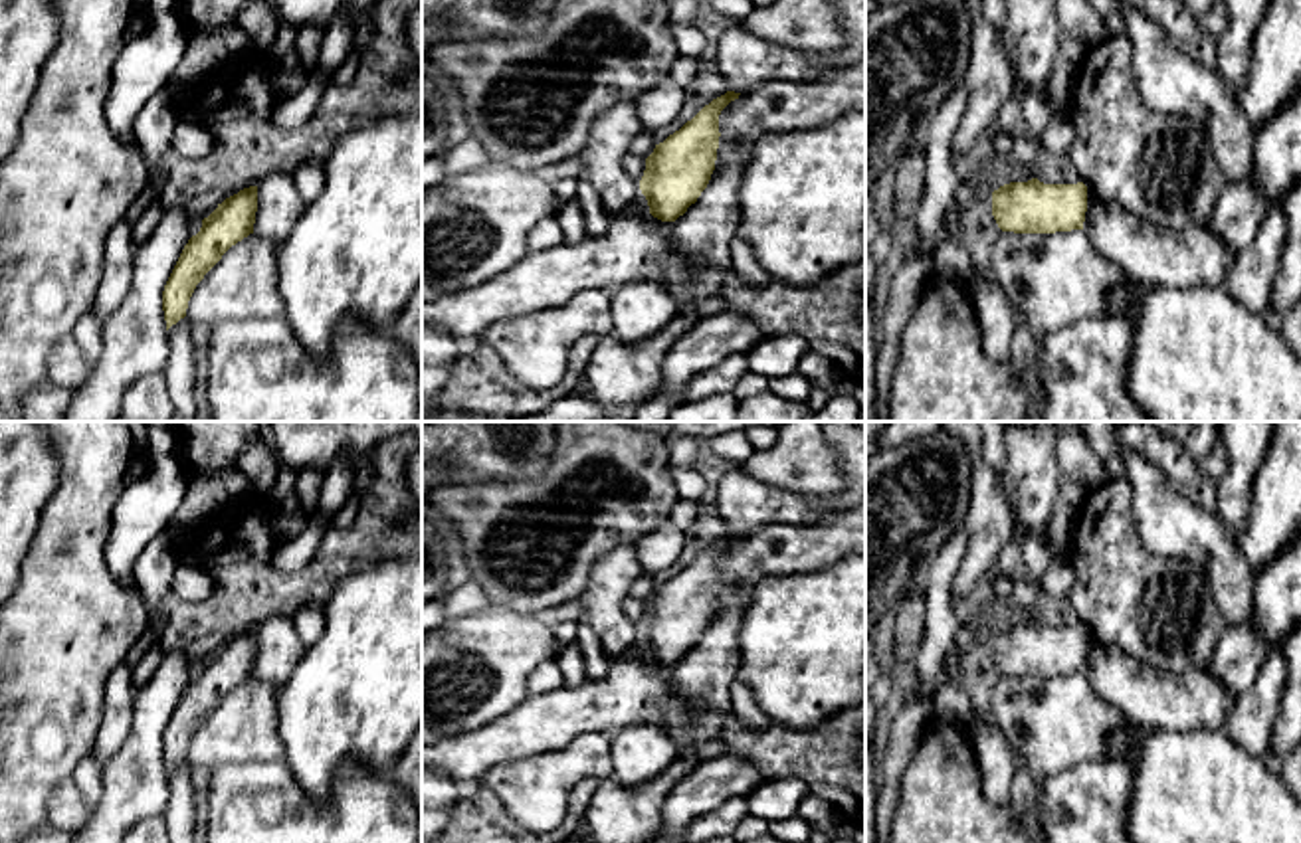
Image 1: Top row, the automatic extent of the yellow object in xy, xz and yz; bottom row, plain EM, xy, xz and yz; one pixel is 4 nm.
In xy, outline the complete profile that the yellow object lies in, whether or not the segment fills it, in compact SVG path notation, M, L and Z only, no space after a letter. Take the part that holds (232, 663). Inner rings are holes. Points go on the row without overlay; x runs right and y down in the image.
M271 617L257 629L244 631L218 647L202 663L200 675L184 689L164 728L162 754L166 774L186 760L196 728L232 689L250 677L281 687L305 653L307 645L299 637L291 617Z

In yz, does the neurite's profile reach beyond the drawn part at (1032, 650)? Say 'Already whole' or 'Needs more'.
Needs more

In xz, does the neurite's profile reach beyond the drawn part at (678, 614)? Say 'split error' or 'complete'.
split error

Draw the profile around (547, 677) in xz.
M556 659L545 661L527 677L527 697L543 695L562 687L562 673Z

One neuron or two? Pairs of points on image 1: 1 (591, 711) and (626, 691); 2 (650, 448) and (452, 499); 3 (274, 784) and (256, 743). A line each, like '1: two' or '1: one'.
1: one
2: one
3: two

